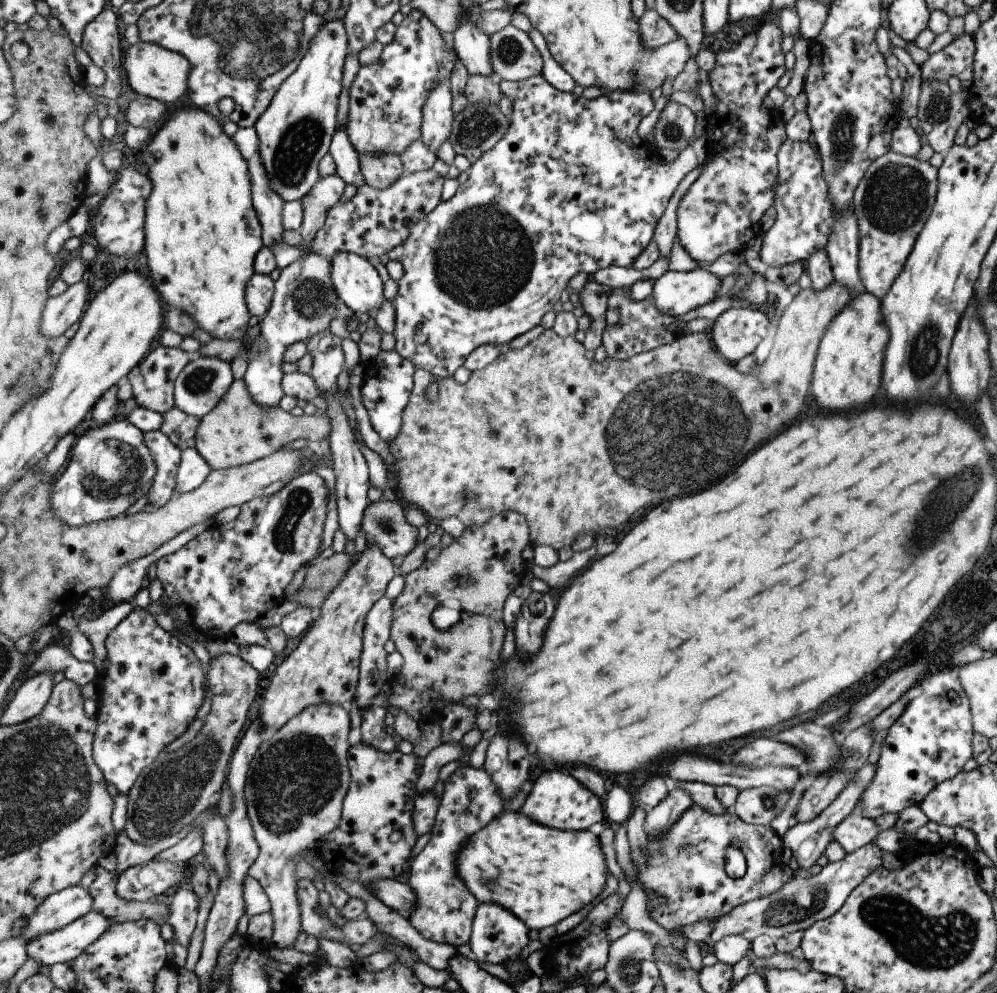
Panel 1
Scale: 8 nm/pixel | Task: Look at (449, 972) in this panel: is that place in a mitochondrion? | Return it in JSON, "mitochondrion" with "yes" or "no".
{"mitochondrion":"no"}

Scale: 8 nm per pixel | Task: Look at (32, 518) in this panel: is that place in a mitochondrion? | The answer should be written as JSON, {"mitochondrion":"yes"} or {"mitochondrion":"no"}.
{"mitochondrion":"no"}

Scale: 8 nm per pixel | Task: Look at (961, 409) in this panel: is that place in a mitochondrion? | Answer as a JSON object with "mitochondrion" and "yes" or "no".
{"mitochondrion":"no"}

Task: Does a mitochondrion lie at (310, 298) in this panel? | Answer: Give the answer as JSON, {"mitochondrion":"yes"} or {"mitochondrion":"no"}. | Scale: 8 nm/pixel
{"mitochondrion":"yes"}

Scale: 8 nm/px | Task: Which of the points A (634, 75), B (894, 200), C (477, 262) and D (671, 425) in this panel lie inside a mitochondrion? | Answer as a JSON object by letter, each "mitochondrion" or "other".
{"A":"mitochondrion","B":"mitochondrion","C":"mitochondrion","D":"mitochondrion"}

